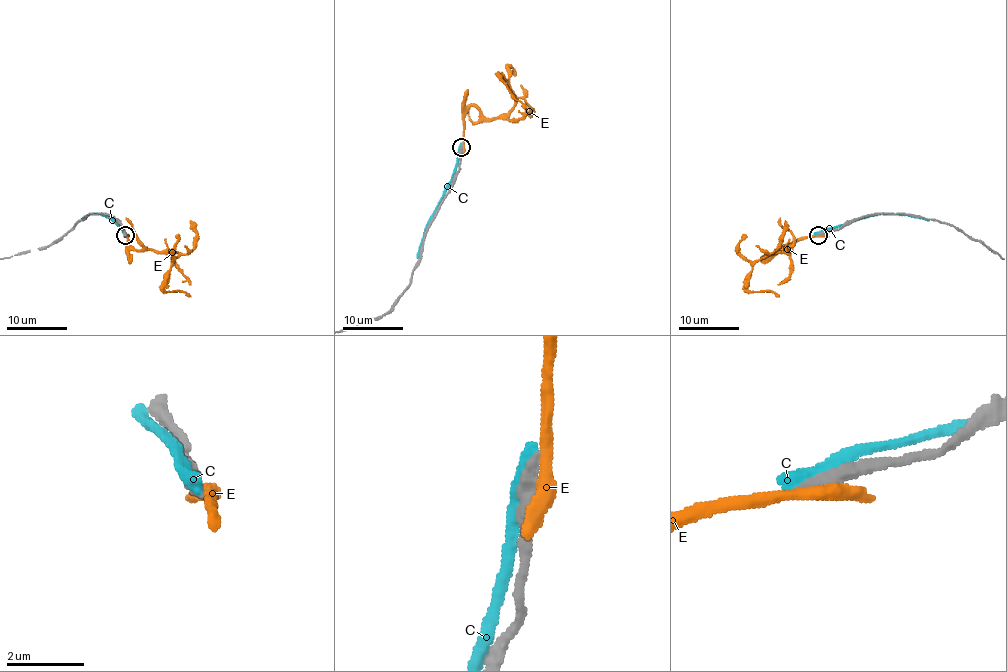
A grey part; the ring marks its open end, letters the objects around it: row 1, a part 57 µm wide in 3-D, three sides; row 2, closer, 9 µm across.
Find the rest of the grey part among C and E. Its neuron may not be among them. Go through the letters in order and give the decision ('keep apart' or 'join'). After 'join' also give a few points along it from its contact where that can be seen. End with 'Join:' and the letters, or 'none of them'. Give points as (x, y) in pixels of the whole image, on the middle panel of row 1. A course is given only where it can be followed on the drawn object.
C: keep apart
E: keep apart
Join: none of them

